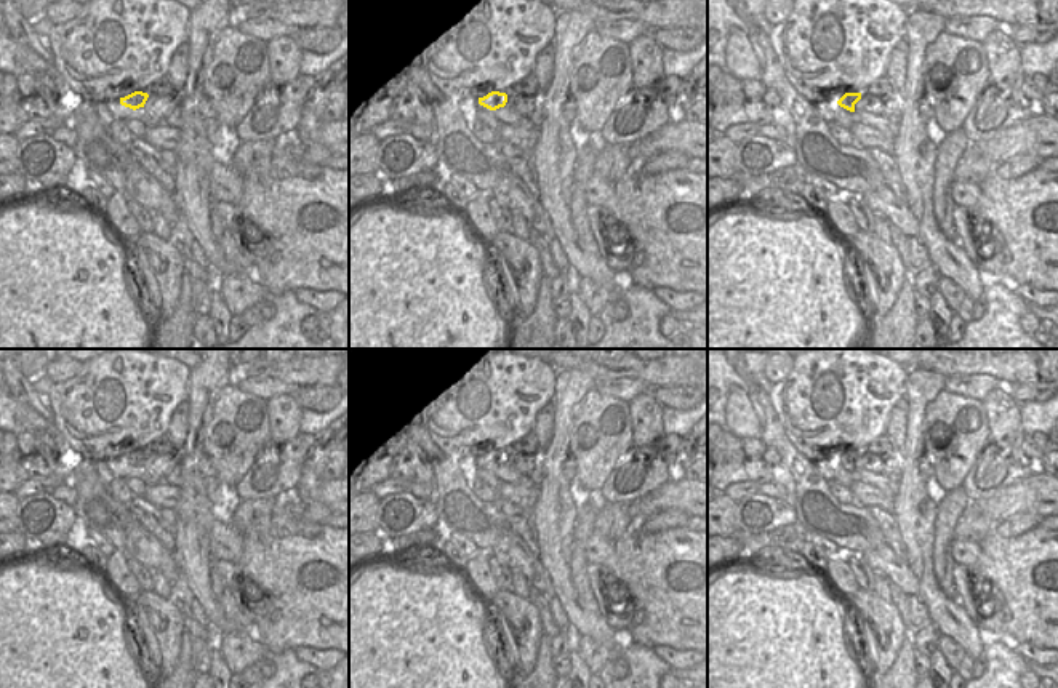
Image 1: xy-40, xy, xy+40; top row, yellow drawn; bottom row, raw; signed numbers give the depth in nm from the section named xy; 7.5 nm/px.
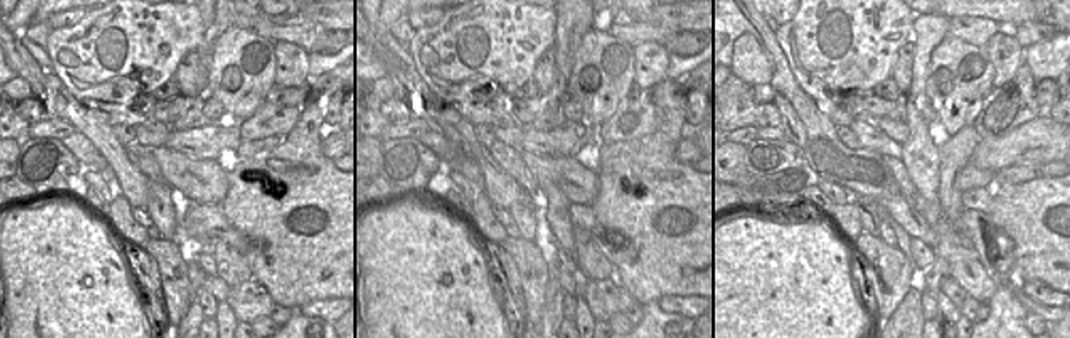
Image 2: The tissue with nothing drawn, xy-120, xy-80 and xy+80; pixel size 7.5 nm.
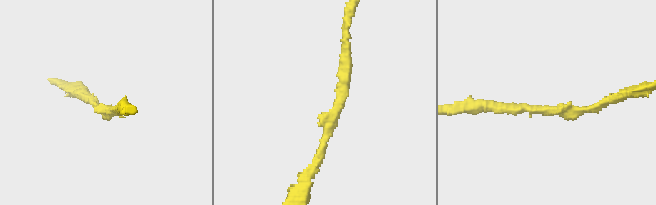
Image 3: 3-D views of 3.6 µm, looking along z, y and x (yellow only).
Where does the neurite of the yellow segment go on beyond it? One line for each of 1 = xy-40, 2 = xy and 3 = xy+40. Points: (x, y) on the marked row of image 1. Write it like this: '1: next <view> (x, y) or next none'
1: next none
2: next none
3: next none

